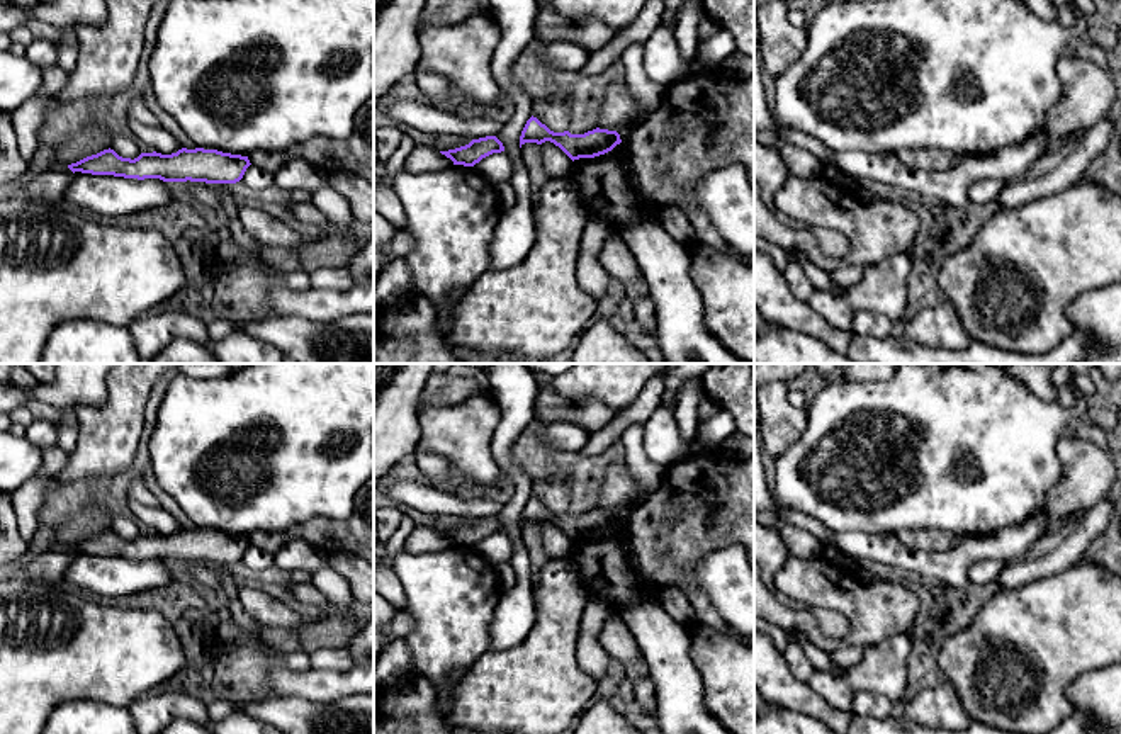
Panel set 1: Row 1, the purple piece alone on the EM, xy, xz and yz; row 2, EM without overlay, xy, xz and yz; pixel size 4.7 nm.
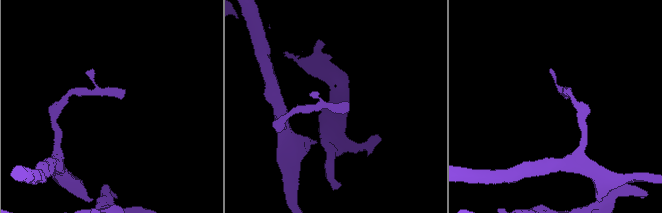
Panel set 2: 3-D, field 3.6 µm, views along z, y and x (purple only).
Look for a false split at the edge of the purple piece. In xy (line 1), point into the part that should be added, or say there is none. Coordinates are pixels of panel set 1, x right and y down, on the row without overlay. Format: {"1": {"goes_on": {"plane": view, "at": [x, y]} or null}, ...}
{"1": {"goes_on": null}}

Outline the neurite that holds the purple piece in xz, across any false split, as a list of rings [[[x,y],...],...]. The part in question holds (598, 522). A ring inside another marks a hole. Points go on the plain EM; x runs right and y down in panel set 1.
[[[532,496],[521,511],[520,528],[525,523],[542,525],[545,522],[559,527],[572,542],[579,539],[594,539],[605,535],[622,523],[617,511],[596,508],[584,515],[571,515],[569,511],[554,513]]]

